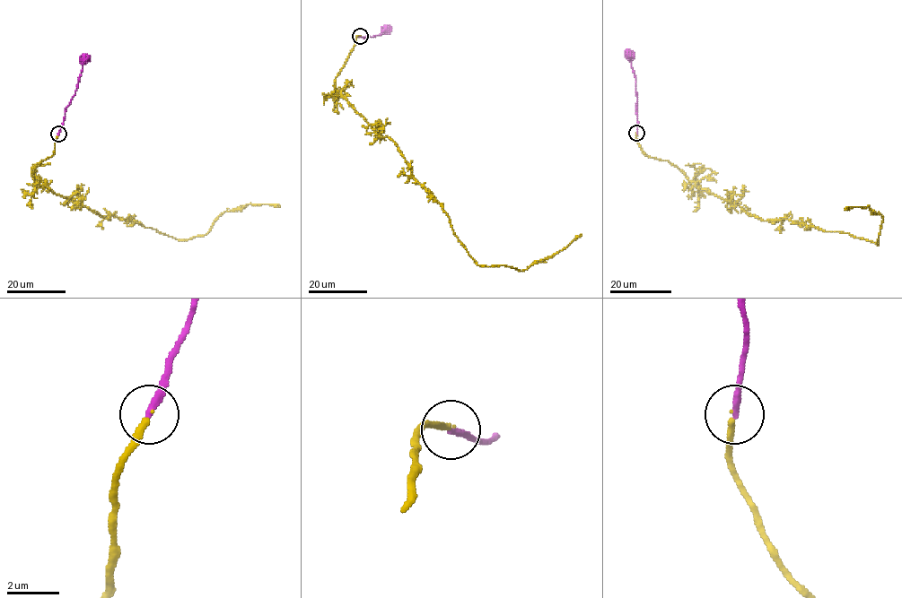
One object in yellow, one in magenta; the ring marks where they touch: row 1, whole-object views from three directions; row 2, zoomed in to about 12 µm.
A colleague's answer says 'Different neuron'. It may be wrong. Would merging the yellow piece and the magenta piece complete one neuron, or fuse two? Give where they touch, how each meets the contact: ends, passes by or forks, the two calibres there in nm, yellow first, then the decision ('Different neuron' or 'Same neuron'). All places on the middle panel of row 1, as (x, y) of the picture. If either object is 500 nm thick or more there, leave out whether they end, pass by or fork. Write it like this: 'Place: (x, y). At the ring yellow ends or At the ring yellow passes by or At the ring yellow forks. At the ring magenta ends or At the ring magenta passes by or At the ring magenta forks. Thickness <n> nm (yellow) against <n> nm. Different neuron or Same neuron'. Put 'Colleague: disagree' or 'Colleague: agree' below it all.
Place: (360, 36). At the ring yellow ends. At the ring magenta ends. Thickness 240 nm (yellow) against 280 nm. Different neuron
Colleague: agree

